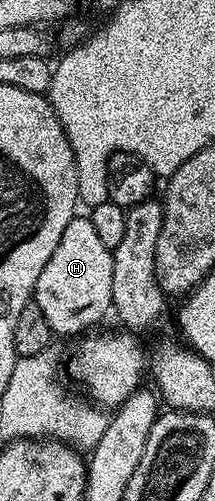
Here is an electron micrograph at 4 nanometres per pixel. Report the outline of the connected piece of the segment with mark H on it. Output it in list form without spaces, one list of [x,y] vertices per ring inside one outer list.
[[[77,214],[65,226],[53,258],[45,262],[41,278],[35,283],[33,303],[41,306],[48,320],[52,333],[63,336],[75,336],[86,333],[106,312],[112,311],[111,295],[113,294],[113,258],[112,249],[101,242],[93,222],[83,214]]]

